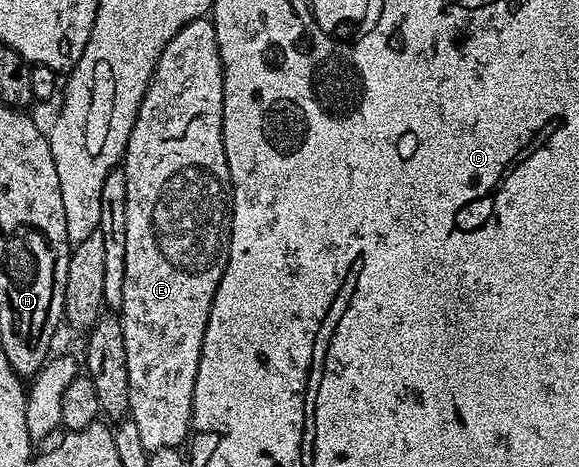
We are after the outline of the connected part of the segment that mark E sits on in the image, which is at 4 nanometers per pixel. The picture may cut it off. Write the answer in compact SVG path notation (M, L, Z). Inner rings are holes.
M209 17L197 18L172 40L160 52L154 74L142 97L142 103L136 116L136 124L128 136L126 153L120 169L126 173L128 180L128 224L124 240L124 296L120 307L122 331L124 332L124 352L128 352L128 396L130 397L129 417L134 420L140 434L140 442L146 451L160 448L181 447L187 441L192 427L192 396L196 388L196 372L200 368L200 352L204 344L204 332L208 328L208 316L220 276L230 259L230 215L232 213L232 191L230 189L230 169L224 156L224 136L222 135L222 113L224 112L224 80L222 79L222 61L220 48L216 44L216 28Z

